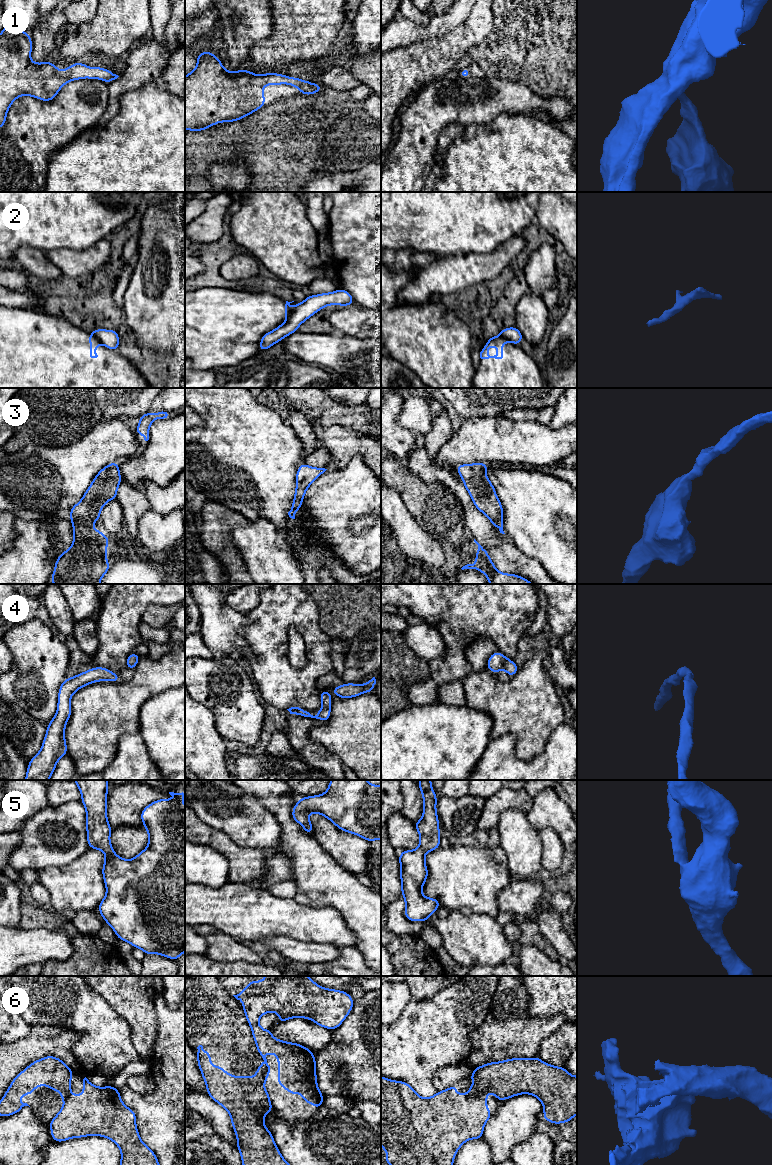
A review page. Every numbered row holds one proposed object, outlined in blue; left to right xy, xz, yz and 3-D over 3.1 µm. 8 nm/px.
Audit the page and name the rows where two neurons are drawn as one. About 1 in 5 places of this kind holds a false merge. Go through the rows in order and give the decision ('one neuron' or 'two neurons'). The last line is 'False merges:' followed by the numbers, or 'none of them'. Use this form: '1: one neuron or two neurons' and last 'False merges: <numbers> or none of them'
1: one neuron
2: two neurons
3: one neuron
4: one neuron
5: one neuron
6: two neurons
False merges: 2, 6

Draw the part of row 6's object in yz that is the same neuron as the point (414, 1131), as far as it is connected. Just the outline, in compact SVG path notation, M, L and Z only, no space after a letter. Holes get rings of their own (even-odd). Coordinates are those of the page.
M381 1076L381 1145L388 1155L385 1164L453 1165L457 1151L466 1141L483 1137L485 1124L493 1114L487 1109L487 1093L458 1095L454 1084L432 1097L422 1098L408 1083Z

